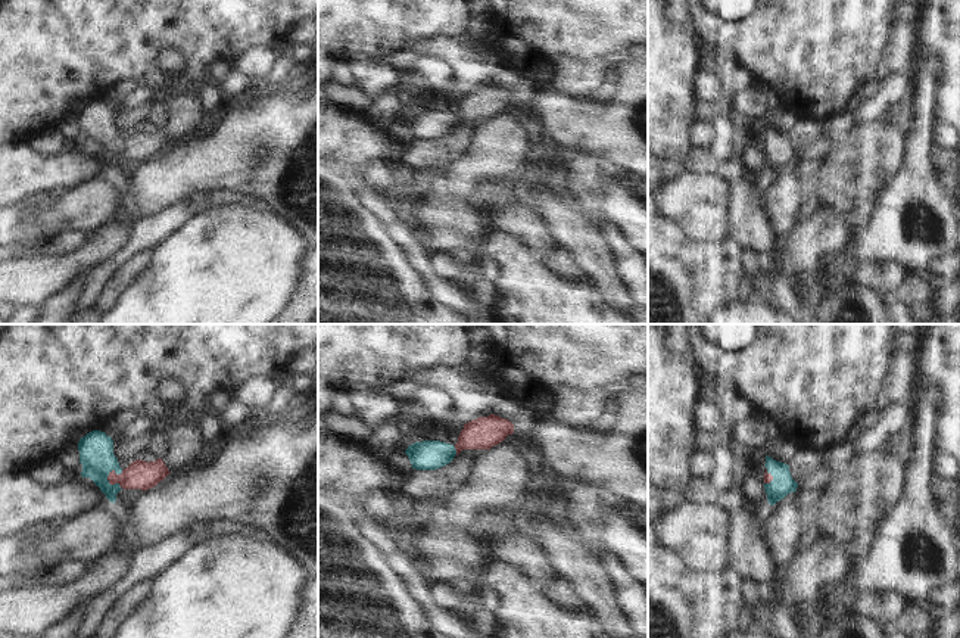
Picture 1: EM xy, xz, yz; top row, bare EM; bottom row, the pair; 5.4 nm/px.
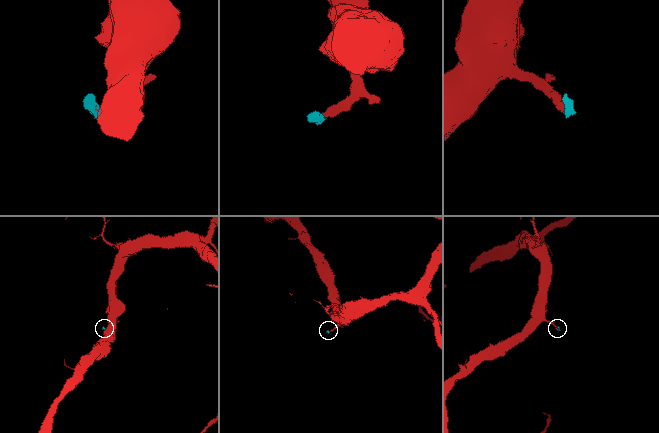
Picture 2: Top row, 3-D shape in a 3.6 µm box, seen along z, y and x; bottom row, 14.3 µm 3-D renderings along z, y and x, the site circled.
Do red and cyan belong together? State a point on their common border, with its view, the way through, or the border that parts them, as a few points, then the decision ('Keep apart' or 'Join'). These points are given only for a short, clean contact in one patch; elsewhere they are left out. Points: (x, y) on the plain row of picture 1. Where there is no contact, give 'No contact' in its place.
Touches red at xy (109, 152). Path across: xy (140, 145), (109, 152), (97, 130), (96, 118). Join.

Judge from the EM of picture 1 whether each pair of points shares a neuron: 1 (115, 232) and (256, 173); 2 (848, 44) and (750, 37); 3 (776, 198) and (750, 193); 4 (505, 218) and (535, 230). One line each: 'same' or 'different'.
1: same
2: same
3: different
4: same

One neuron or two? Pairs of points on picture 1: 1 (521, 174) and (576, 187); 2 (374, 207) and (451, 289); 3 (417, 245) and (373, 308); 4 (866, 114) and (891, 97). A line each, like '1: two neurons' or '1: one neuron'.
1: two neurons
2: one neuron
3: two neurons
4: one neuron

